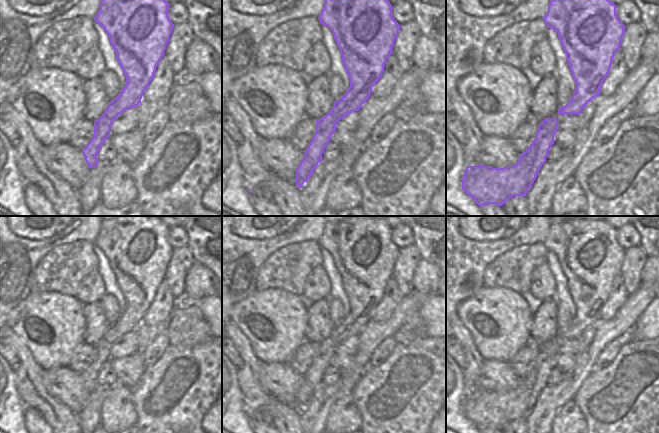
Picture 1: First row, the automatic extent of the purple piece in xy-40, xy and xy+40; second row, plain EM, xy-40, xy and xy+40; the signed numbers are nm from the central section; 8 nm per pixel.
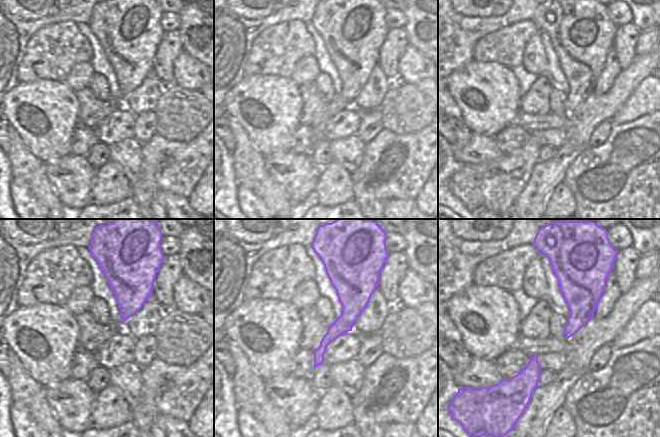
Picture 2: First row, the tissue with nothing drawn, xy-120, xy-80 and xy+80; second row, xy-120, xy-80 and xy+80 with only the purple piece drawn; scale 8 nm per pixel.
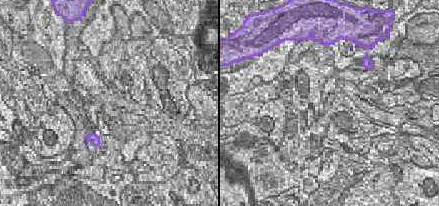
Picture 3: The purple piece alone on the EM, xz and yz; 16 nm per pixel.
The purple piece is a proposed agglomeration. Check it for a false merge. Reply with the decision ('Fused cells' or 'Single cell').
Single cell.

